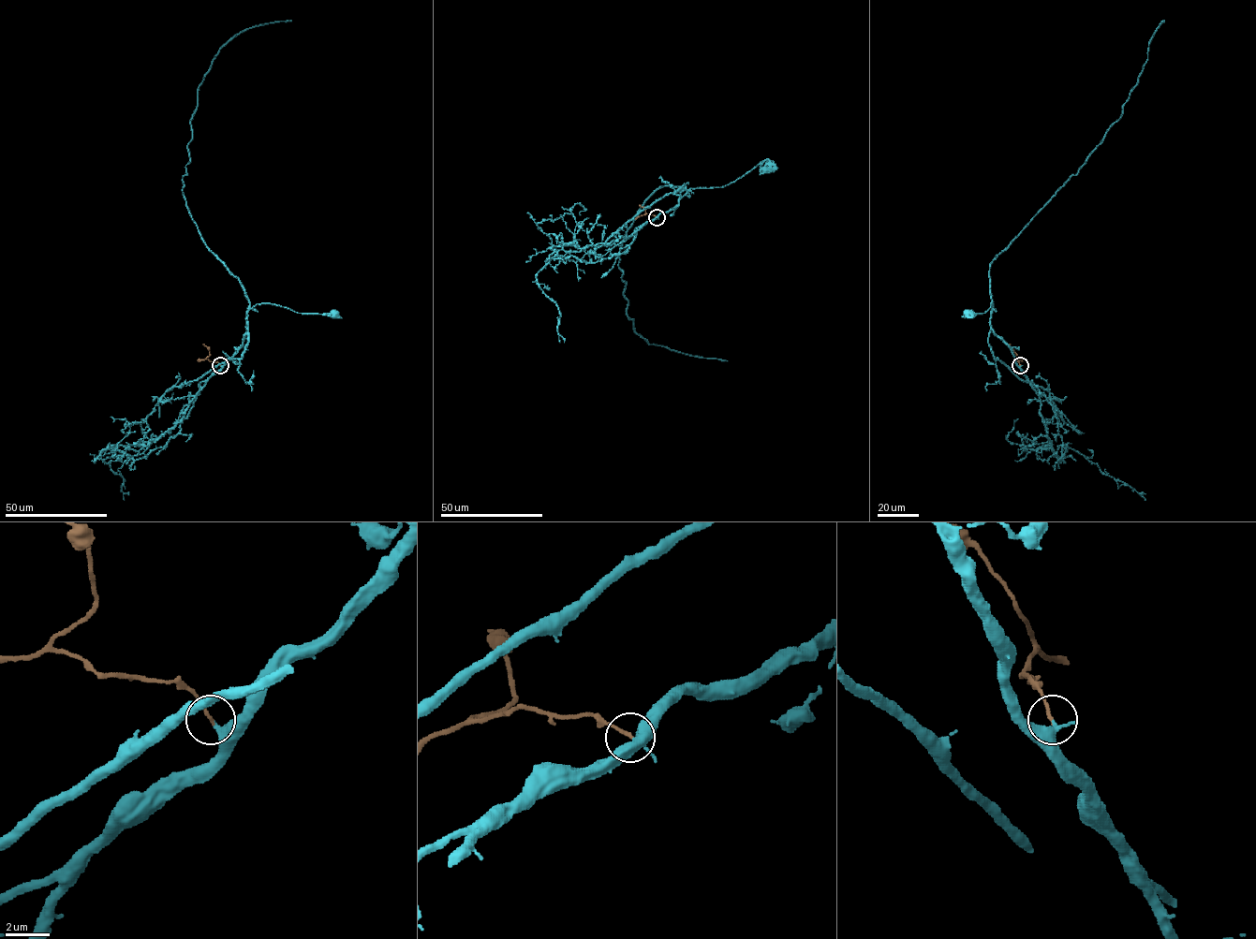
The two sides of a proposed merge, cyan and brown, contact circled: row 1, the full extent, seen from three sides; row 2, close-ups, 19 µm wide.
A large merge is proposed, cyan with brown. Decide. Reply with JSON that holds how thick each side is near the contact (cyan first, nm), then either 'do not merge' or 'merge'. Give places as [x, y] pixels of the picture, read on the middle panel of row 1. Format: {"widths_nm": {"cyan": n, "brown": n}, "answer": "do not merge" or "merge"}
{"widths_nm": {"cyan": 240, "brown": 150}, "answer": "merge"}

